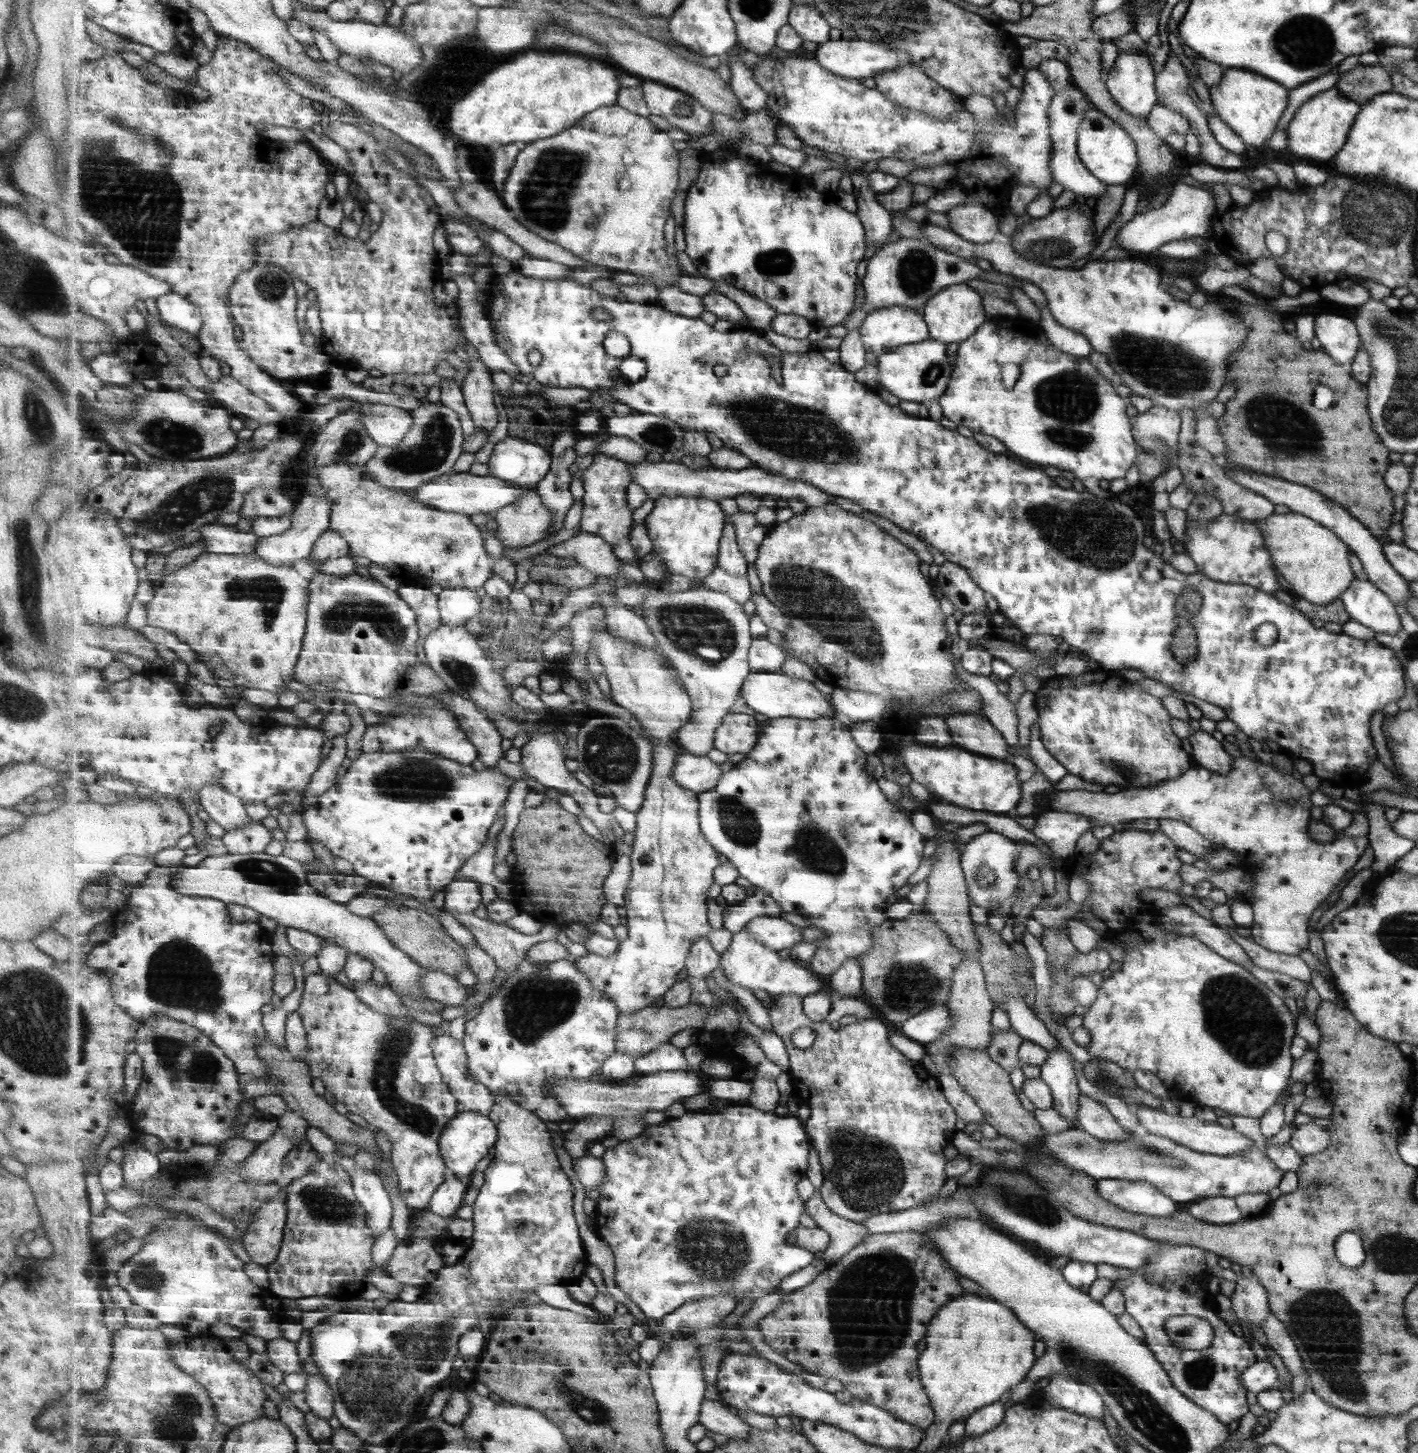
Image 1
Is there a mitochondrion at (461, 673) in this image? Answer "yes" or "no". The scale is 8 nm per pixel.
yes

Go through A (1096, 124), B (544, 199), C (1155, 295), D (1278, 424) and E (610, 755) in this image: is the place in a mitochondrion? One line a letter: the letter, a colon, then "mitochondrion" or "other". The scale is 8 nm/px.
A: other
B: mitochondrion
C: other
D: mitochondrion
E: mitochondrion

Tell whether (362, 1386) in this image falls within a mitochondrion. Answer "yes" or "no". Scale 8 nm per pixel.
yes

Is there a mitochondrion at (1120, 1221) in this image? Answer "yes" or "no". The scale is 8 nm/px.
no

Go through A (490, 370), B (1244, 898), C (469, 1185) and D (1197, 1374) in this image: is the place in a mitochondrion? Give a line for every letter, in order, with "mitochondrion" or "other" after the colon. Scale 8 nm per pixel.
A: other
B: other
C: other
D: mitochondrion

